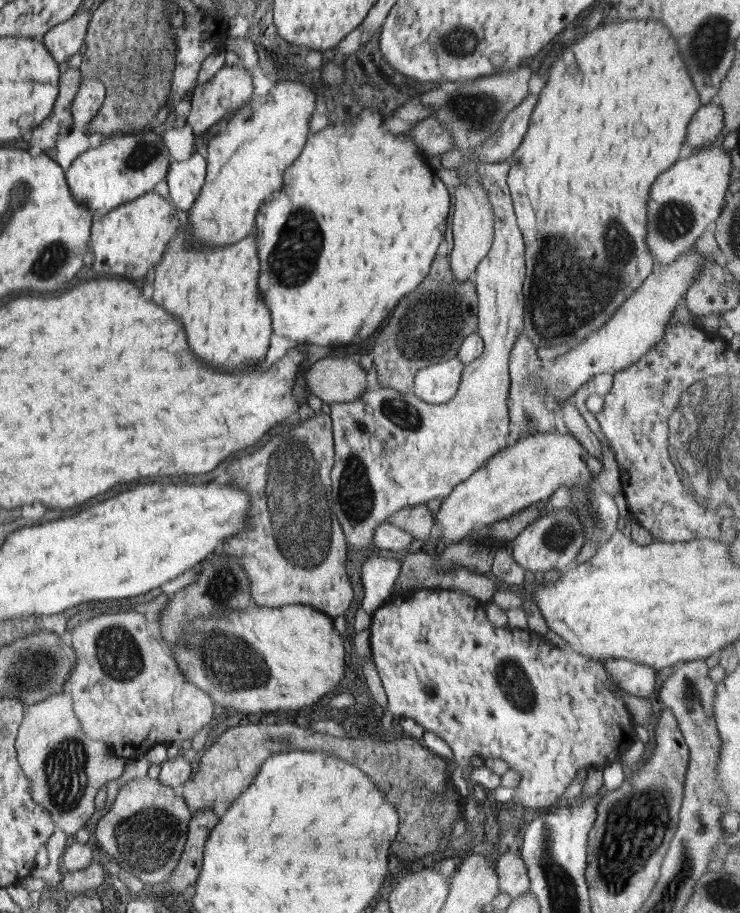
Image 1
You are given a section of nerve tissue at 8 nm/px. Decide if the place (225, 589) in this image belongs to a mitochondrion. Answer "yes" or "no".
yes

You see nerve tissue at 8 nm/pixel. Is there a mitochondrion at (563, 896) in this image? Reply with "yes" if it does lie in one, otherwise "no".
yes

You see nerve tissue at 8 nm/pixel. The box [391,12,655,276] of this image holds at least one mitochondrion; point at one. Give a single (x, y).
(476, 112)

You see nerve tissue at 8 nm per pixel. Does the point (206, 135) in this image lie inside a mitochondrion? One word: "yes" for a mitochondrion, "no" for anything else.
no

